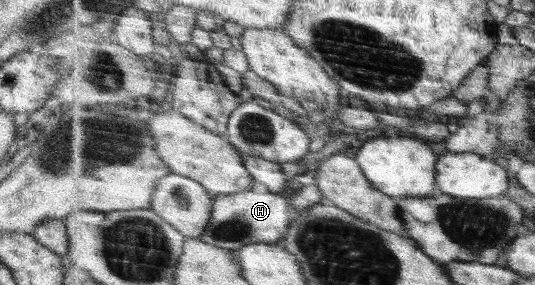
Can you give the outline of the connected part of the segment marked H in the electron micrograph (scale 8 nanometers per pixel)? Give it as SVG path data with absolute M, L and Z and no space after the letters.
M254 190L231 195L214 196L215 207L209 228L202 239L214 246L237 251L245 246L256 243L281 243L280 238L288 232L296 211L291 198L271 190Z

